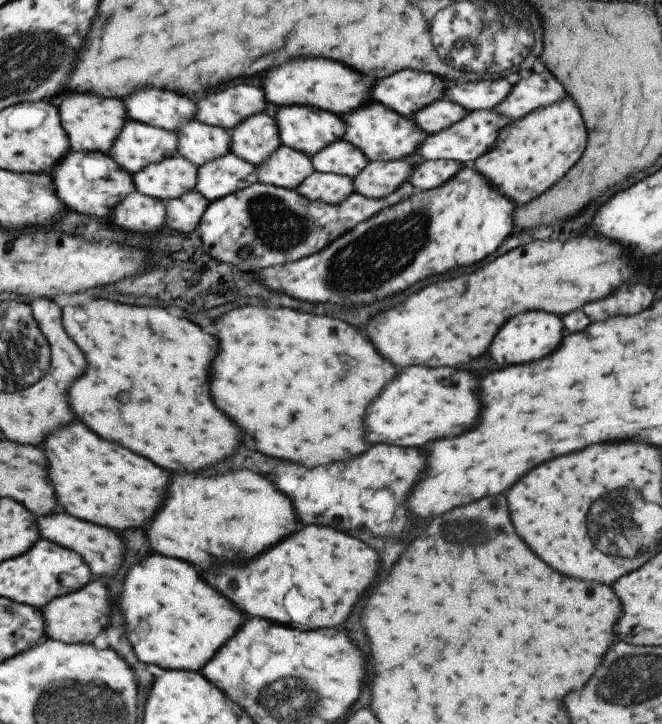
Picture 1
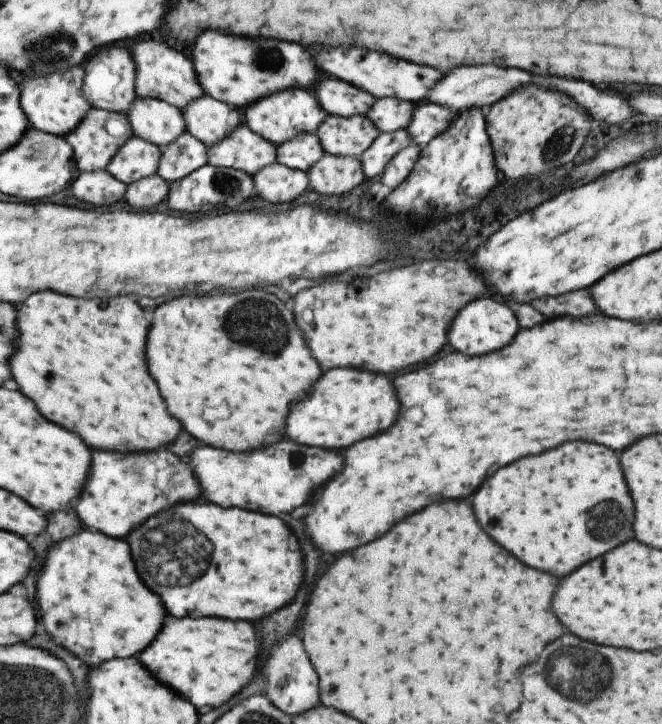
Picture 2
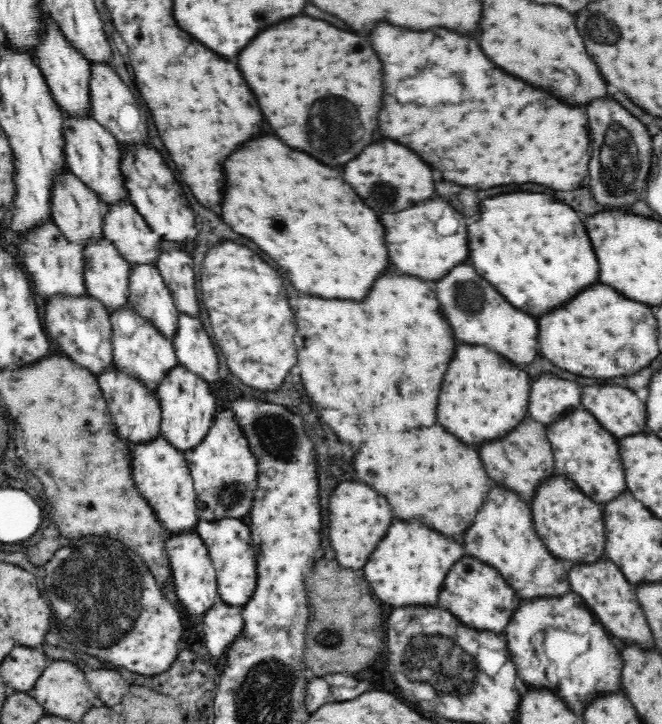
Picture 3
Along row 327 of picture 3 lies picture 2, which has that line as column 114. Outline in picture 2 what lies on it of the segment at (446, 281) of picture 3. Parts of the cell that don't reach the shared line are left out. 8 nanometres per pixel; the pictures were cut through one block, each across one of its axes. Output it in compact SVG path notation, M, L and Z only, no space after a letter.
M165 448L133 454L91 450L89 474L73 510L85 528L93 528L111 538L123 538L131 528L139 526L139 522L145 522L155 512L193 500L195 494L199 496L199 488L195 490L191 470L187 470L187 464L169 454Z

